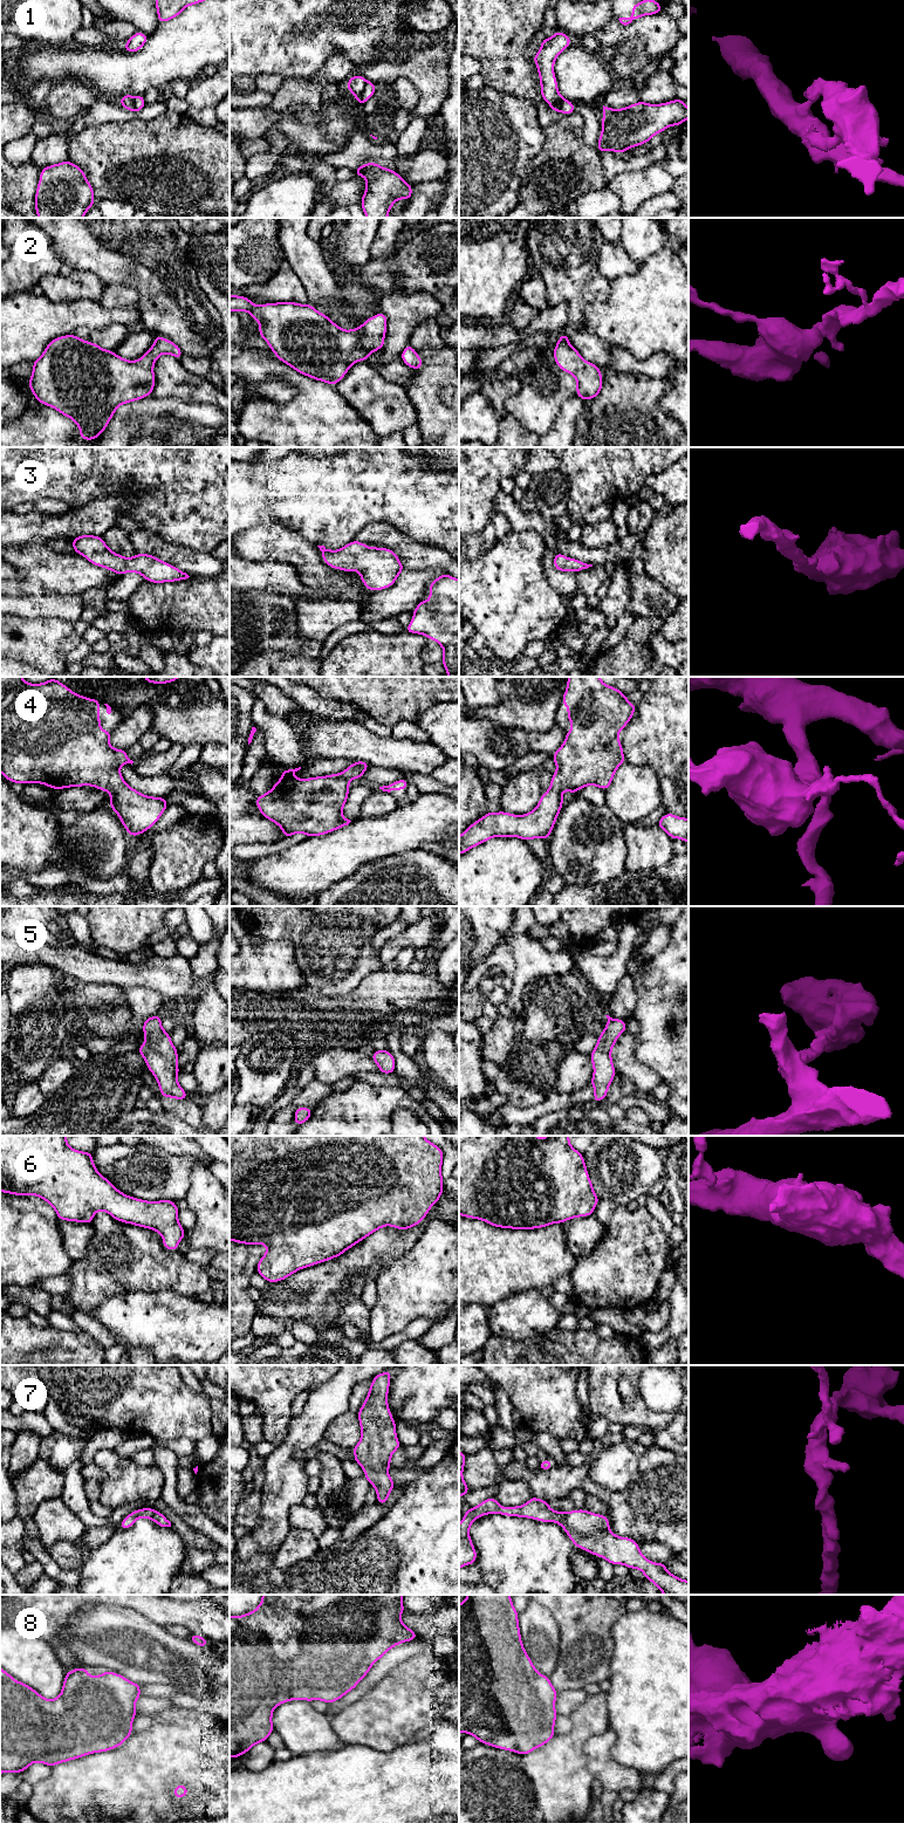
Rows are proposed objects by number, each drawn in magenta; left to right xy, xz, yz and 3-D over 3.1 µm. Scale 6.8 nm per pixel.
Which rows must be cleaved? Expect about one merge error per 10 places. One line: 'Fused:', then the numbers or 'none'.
Fused: 1

